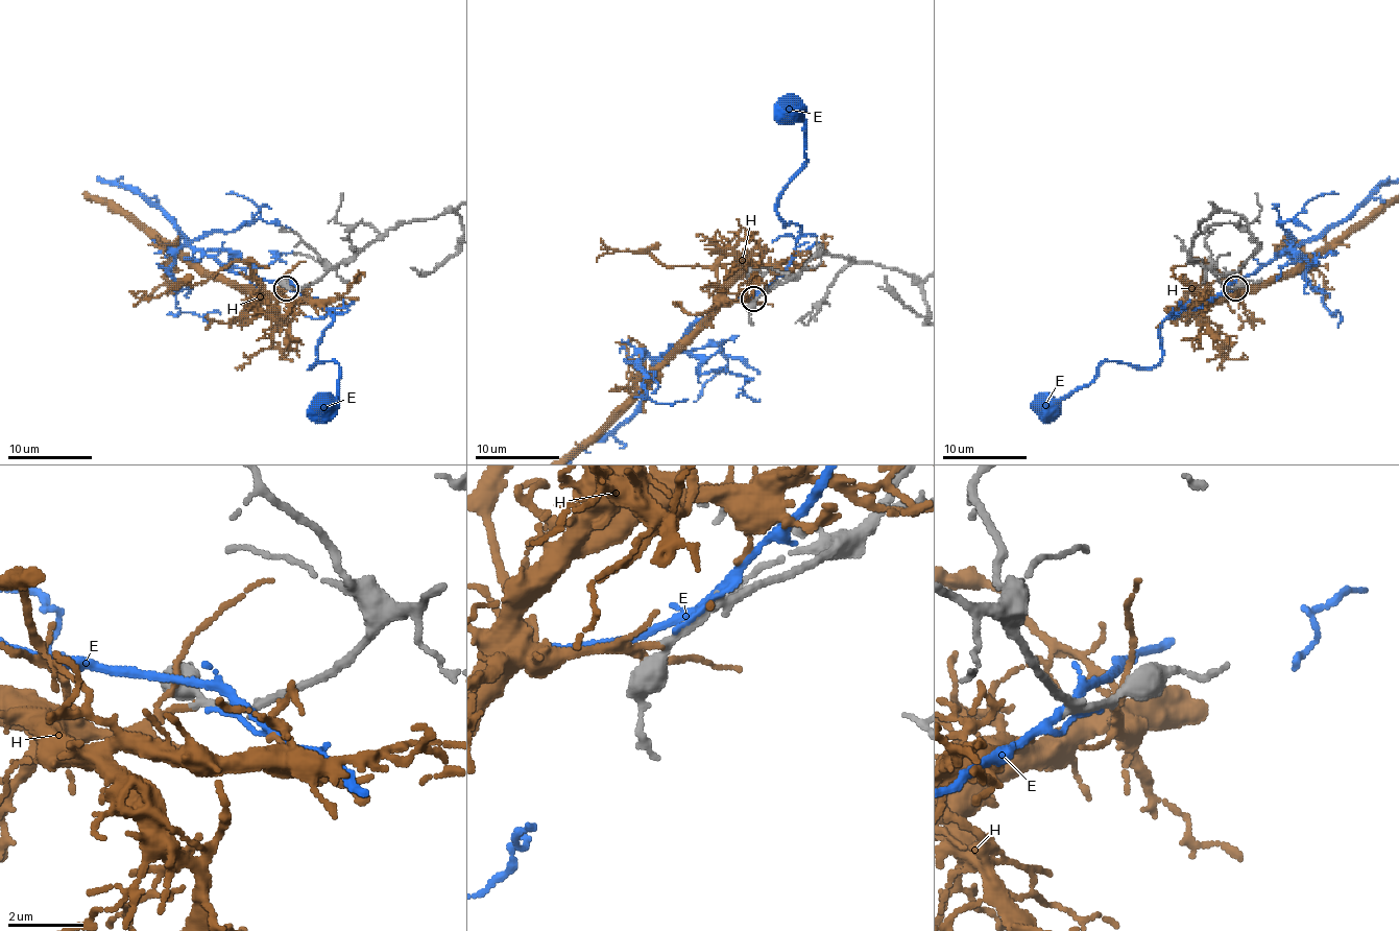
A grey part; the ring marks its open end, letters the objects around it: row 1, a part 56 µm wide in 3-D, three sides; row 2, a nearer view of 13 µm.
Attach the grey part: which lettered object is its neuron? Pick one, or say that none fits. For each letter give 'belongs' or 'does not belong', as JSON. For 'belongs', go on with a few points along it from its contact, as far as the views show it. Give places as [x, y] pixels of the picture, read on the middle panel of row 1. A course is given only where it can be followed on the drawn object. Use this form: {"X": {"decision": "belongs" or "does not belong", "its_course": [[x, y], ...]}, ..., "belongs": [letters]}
{"E": {"decision": "does not belong"}, "H": {"decision": "belongs"}, "belongs": ["H"]}

